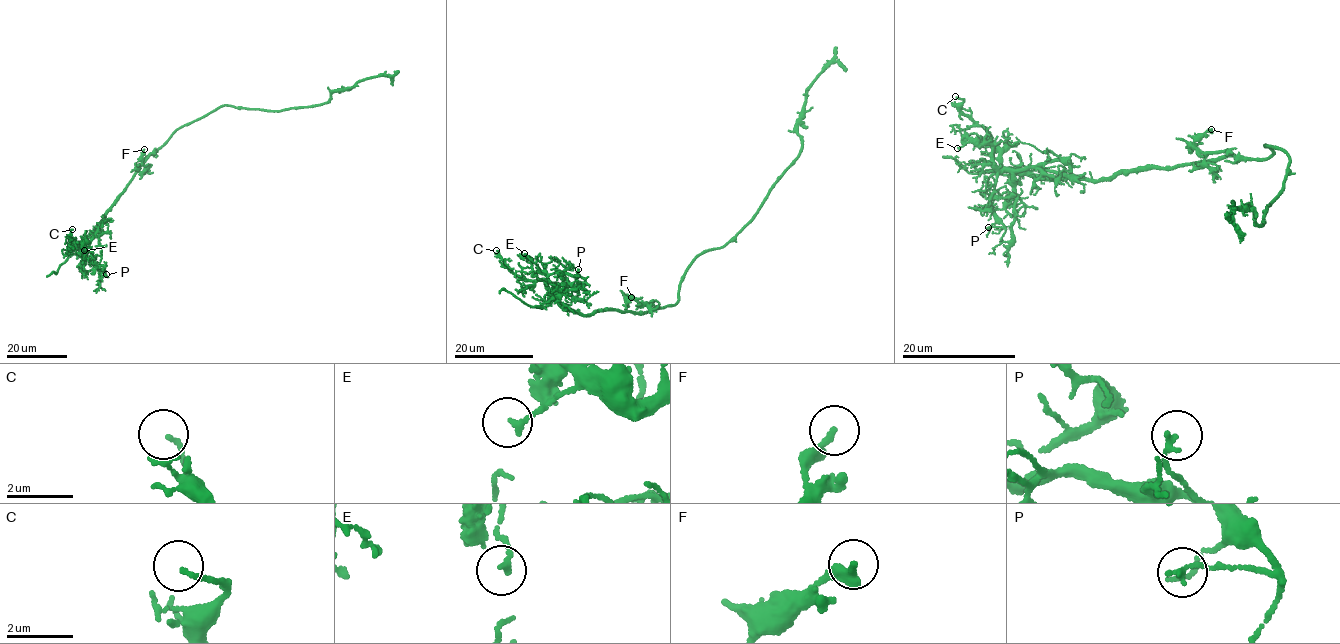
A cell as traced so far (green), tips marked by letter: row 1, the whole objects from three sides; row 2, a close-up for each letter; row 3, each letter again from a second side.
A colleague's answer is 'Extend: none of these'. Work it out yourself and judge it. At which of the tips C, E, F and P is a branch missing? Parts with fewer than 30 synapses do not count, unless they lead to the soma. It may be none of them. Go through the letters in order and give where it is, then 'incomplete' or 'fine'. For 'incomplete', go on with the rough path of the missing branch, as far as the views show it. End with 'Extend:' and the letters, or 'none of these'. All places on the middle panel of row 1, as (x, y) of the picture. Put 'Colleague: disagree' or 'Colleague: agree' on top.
Colleague: agree
C: (496, 250) | fine
E: (524, 253) | fine
F: (631, 297) | fine
P: (578, 269) | fine
Extend: none of these

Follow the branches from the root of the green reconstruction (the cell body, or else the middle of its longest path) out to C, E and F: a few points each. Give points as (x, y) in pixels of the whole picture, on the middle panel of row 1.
C: (677, 301), (675, 304), (643, 313), (605, 310), (580, 315), (555, 298), (542, 280), (516, 276), (496, 250)
E: (677, 301), (643, 313), (605, 310), (580, 315), (533, 275), (531, 260), (524, 253)
F: (677, 301), (675, 304), (651, 309), (630, 296), (628, 297), (631, 297)

